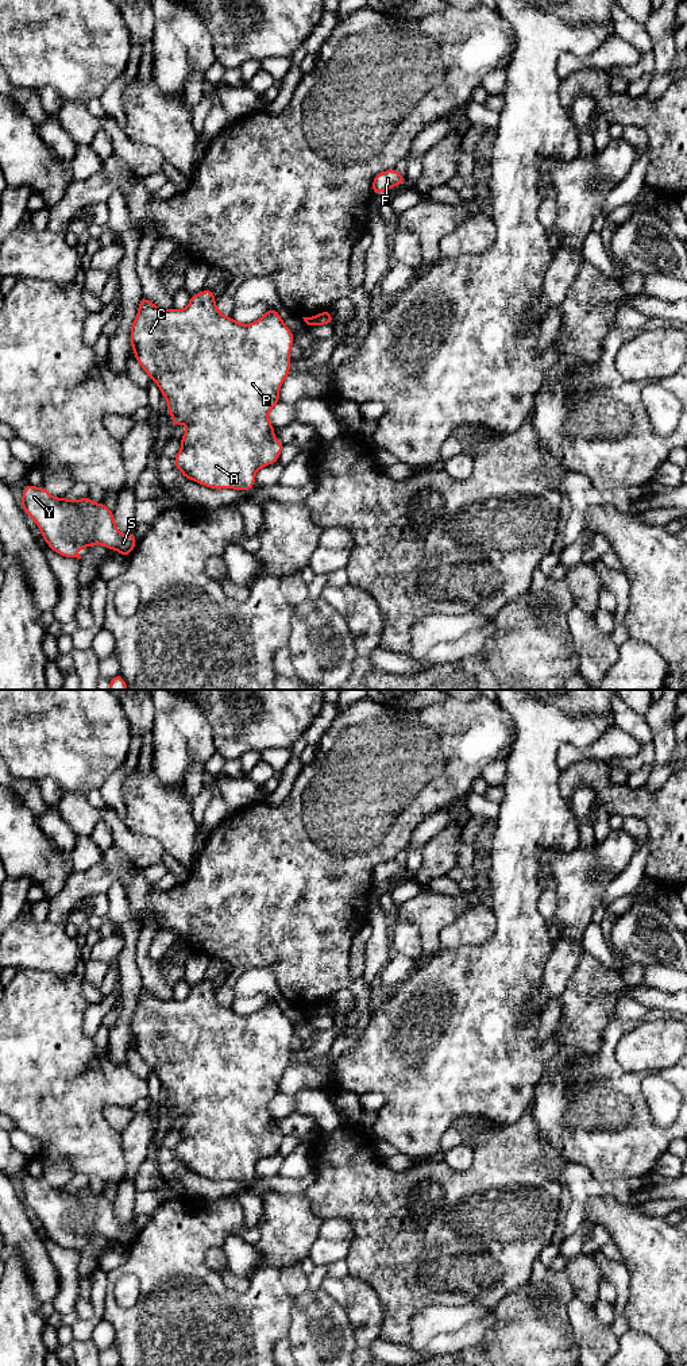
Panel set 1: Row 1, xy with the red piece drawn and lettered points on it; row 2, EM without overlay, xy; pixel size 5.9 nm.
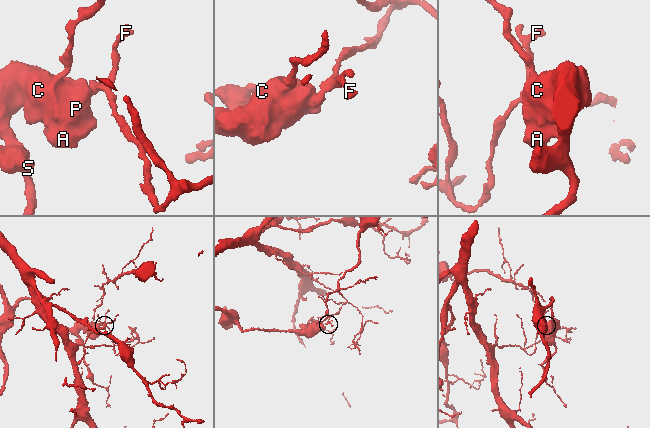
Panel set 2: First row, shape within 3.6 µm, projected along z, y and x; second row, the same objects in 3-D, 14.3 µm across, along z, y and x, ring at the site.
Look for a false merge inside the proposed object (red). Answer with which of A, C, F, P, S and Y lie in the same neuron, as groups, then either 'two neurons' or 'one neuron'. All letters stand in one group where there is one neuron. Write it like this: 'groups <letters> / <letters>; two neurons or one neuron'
groups A C P S Y / F; two neurons

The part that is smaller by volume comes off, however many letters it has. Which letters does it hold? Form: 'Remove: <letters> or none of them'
Remove: A, C, P, S, Y

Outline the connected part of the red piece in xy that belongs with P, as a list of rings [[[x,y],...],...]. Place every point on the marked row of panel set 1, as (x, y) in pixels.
[[[213,289],[201,290],[197,294],[192,294],[192,298],[185,309],[178,310],[171,306],[170,309],[163,310],[148,298],[143,297],[139,302],[138,315],[130,331],[131,348],[135,352],[136,362],[147,373],[150,379],[158,385],[162,397],[167,400],[167,410],[171,414],[173,425],[177,427],[182,422],[186,424],[186,432],[180,439],[182,444],[181,451],[174,456],[175,468],[180,470],[186,479],[194,481],[211,489],[235,489],[244,491],[254,487],[255,474],[259,468],[278,462],[283,448],[283,443],[274,437],[275,427],[273,427],[269,421],[269,412],[279,402],[279,389],[290,373],[290,350],[294,343],[294,336],[274,308],[267,310],[252,324],[240,324],[231,316],[221,315],[215,301]]]

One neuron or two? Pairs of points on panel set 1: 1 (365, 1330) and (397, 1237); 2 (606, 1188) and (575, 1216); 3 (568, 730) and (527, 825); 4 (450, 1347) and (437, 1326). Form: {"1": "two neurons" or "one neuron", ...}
{"1": "two neurons", "2": "one neuron", "3": "one neuron", "4": "two neurons"}

